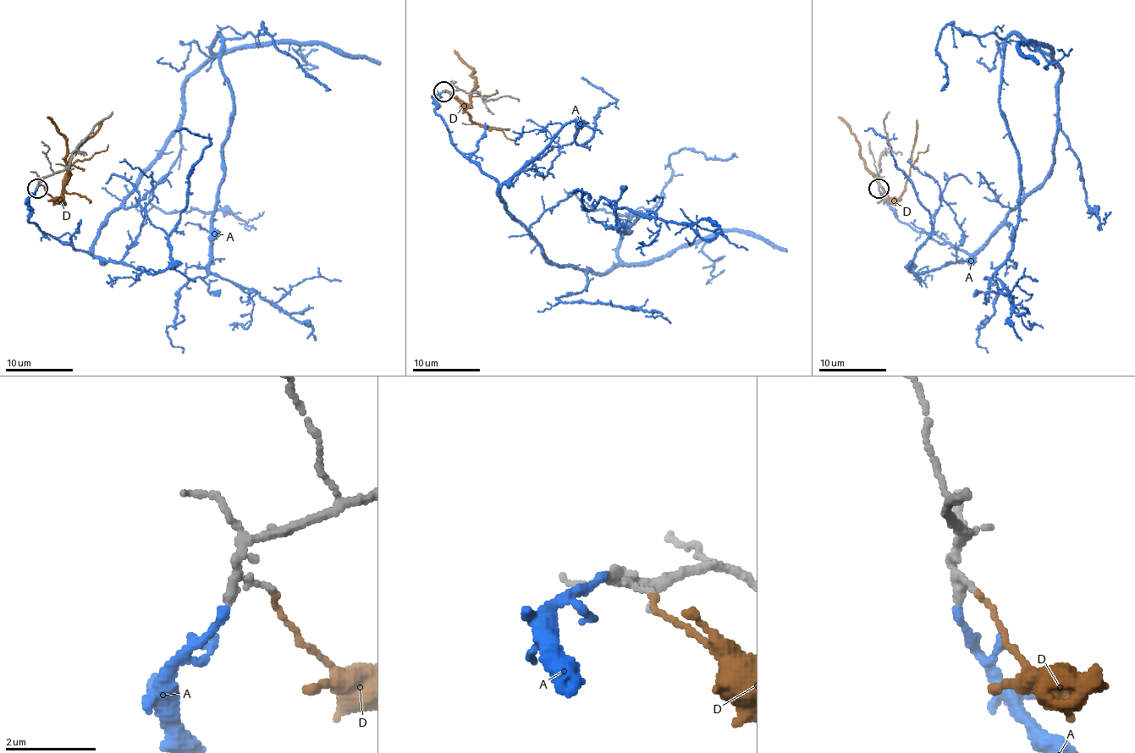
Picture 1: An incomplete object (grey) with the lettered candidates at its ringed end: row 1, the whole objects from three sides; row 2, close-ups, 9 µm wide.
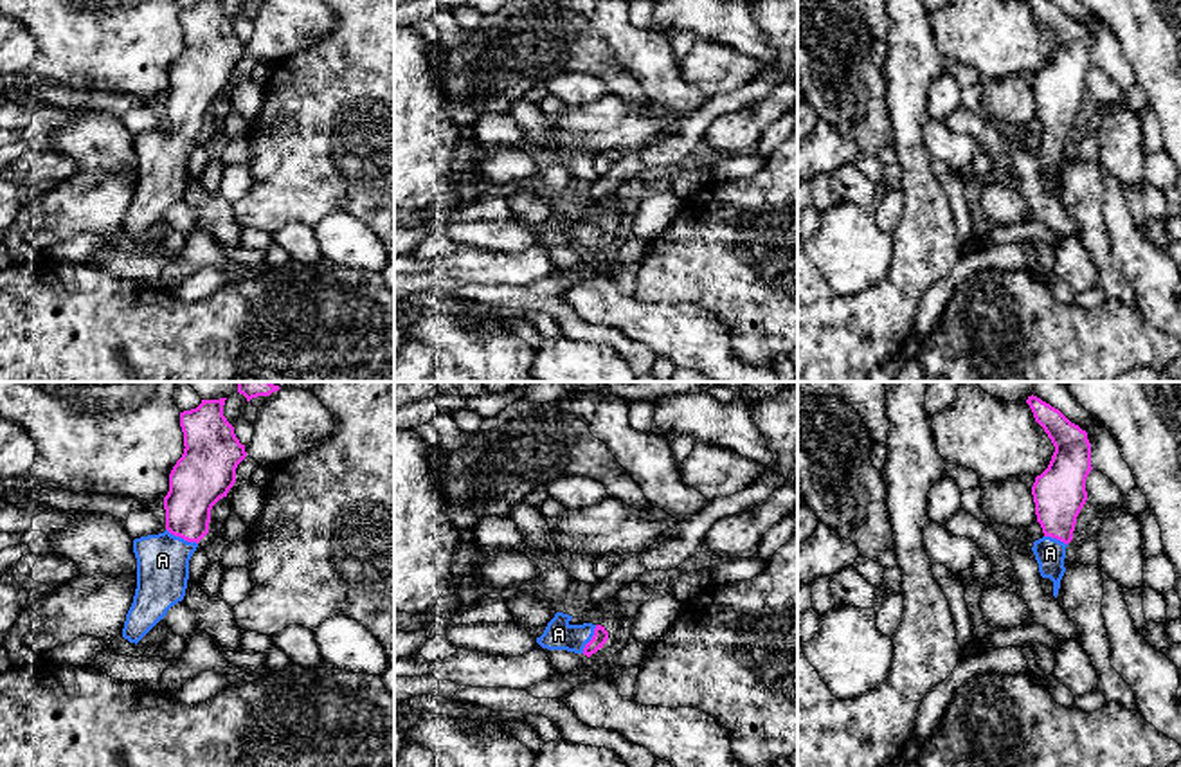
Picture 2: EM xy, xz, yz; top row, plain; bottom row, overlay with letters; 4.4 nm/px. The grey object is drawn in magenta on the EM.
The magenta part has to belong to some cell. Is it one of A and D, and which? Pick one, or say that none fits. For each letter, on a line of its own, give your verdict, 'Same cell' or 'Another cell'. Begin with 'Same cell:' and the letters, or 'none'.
Same cell: A
A: Same cell
D: Another cell

